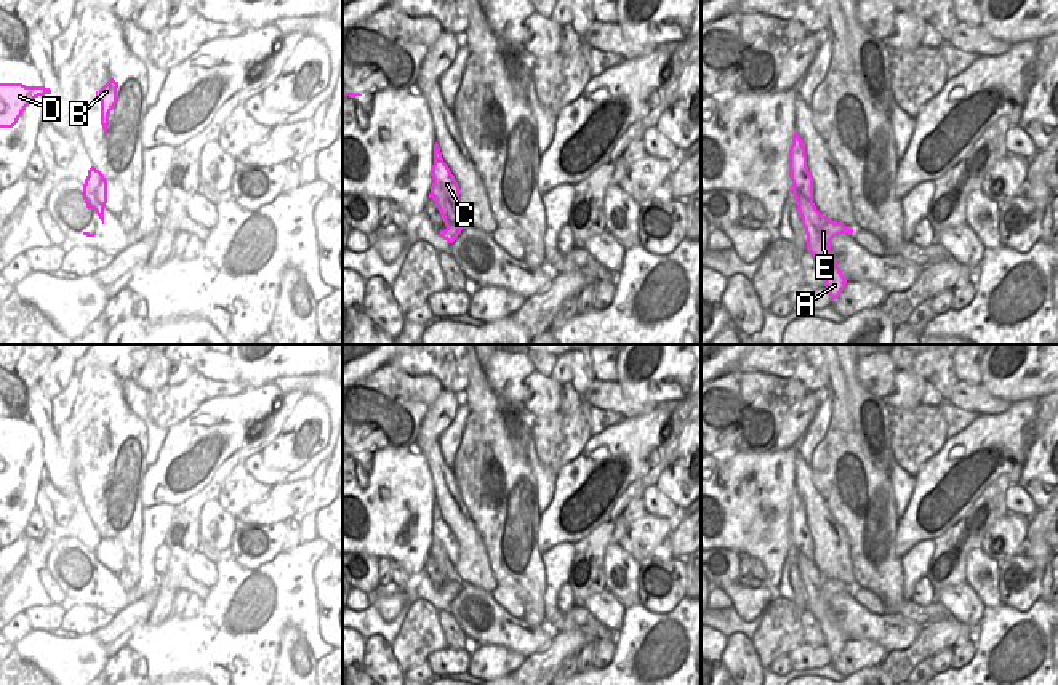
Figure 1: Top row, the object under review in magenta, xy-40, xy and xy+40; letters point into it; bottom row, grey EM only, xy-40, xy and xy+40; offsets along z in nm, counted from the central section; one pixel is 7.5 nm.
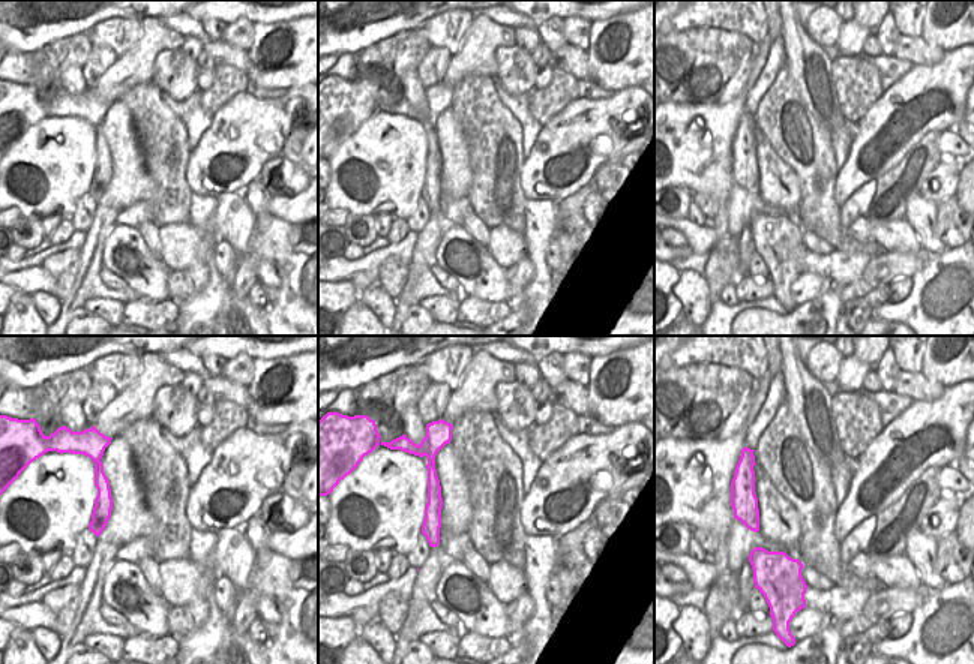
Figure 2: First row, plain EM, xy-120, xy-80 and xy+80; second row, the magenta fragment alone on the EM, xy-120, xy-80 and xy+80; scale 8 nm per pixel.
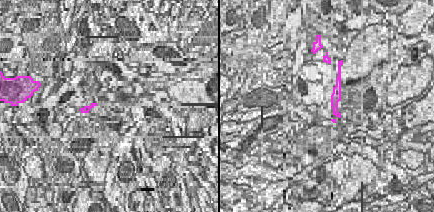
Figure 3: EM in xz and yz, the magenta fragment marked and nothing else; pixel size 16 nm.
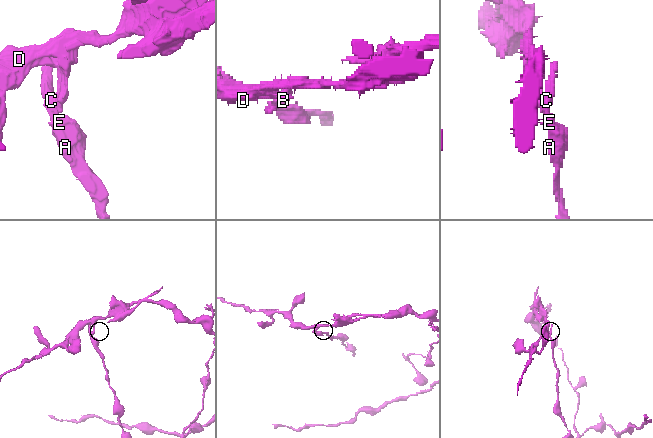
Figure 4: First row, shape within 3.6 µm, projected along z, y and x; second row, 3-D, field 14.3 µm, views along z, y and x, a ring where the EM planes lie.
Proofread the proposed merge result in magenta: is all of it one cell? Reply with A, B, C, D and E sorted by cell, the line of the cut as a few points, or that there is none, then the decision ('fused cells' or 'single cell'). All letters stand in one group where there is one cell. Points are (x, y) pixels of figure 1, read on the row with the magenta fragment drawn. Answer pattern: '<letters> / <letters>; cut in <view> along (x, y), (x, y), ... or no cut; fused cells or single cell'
A E / B C D; cut in xy along (455, 204), (444, 202), (437, 207); fused cells

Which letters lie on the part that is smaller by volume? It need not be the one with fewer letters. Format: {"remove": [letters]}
{"remove": ["A", "E"]}

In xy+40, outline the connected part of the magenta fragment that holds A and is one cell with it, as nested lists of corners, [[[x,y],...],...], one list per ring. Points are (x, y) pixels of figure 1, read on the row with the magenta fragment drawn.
[[[804,202],[802,205],[797,205],[797,211],[802,218],[802,226],[807,234],[807,251],[812,253],[818,262],[824,275],[824,286],[834,301],[840,296],[847,280],[837,267],[837,261],[831,251],[831,240],[840,234],[852,235],[853,229],[848,229],[842,222],[823,216],[813,202]]]

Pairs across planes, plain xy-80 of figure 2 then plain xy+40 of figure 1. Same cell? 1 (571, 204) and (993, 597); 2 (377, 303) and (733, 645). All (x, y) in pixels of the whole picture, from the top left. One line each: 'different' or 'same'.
1: same
2: same

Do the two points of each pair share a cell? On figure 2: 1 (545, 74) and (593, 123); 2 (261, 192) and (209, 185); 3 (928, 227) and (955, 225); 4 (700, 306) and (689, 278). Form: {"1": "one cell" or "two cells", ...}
{"1": "two cells", "2": "two cells", "3": "two cells", "4": "one cell"}

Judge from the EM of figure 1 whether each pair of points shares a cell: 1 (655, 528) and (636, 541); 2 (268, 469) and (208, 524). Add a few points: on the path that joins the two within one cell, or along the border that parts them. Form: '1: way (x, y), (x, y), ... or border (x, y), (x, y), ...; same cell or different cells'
1: way (650, 533), (641, 541); same cell
2: way (253, 484), (223, 514); same cell

